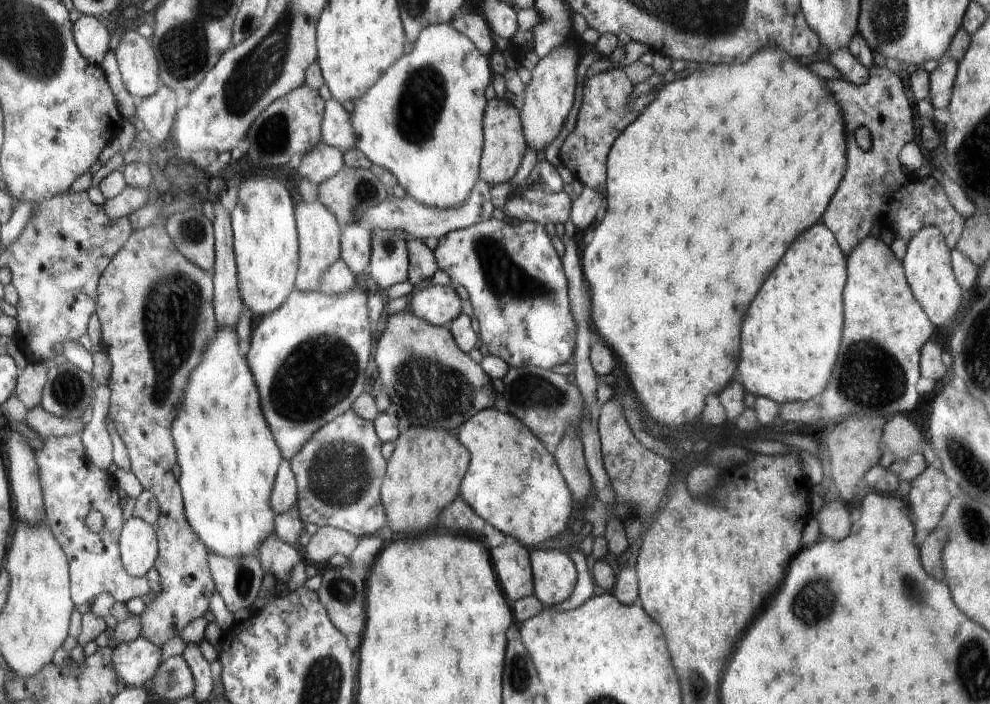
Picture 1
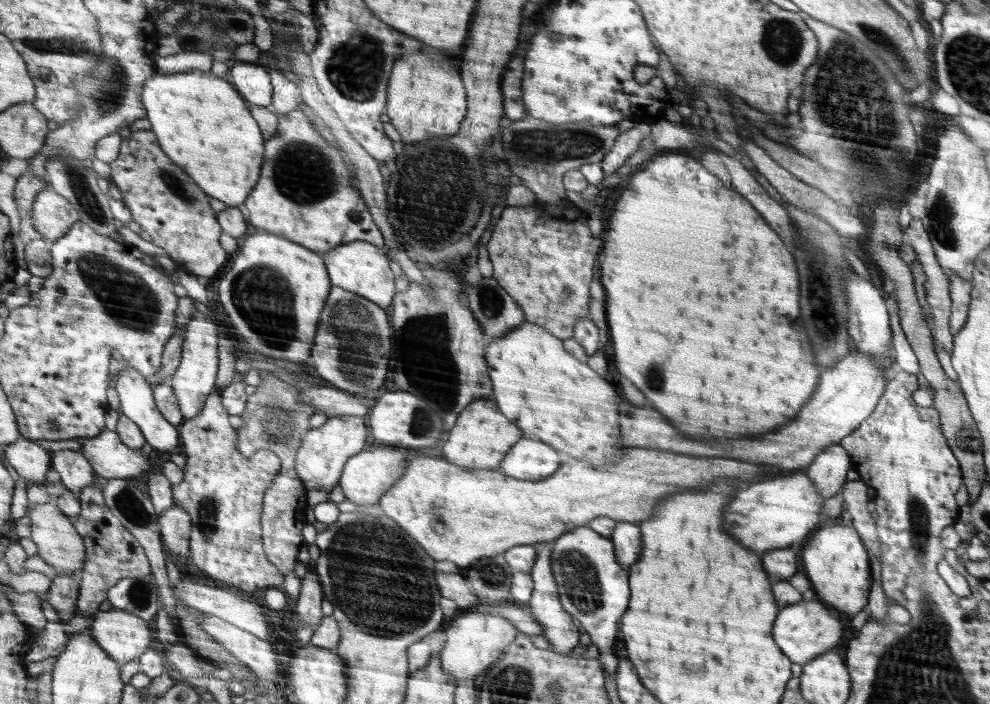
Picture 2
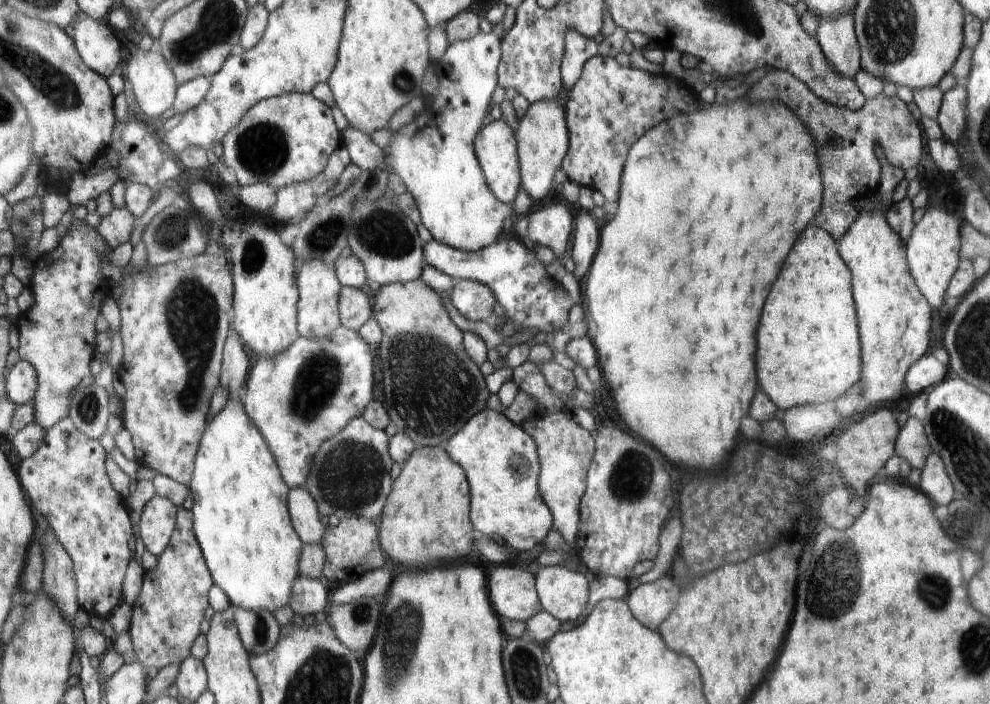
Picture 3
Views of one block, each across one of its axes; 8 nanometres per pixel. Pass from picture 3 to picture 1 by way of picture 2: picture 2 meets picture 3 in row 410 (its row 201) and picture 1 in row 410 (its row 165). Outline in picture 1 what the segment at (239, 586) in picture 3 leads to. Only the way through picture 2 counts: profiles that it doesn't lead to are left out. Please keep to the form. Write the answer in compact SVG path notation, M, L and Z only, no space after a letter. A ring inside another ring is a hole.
M219 326L220 334L216 336L216 342L206 350L202 364L192 372L192 382L188 384L188 392L184 396L184 404L180 406L180 416L176 418L174 425L176 446L179 451L179 465L181 466L181 486L183 487L184 500L187 502L188 520L195 526L196 532L203 538L204 544L208 546L210 552L226 558L236 558L239 556L259 556L260 549L264 542L274 534L275 510L271 506L271 496L274 492L275 481L277 480L279 465L282 464L282 451L275 441L274 432L271 430L267 417L263 413L262 396L258 396L258 383L255 375L252 374L251 367L248 366L247 358L240 356L238 352L238 336L234 326Z

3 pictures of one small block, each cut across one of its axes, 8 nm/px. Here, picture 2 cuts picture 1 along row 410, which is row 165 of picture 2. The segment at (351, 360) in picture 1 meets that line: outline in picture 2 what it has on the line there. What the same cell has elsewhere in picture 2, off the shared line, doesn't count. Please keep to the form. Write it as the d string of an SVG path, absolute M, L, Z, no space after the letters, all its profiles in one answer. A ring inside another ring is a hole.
M299 108L278 115L278 119L275 136L266 142L261 178L244 202L248 210L249 223L259 230L267 230L295 241L296 244L302 244L304 248L312 248L312 252L321 255L337 246L356 240L368 241L378 248L385 246L379 227L368 212L366 201L362 199L354 185L354 176L351 176L351 168L344 162L340 147L328 144Z

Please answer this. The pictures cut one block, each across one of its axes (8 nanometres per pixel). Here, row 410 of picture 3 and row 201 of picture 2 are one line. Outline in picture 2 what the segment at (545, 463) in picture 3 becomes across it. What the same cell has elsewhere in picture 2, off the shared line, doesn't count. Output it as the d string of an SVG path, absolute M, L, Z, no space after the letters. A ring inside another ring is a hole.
M538 201L535 205L519 208L506 206L487 243L490 262L494 267L493 278L498 280L504 291L515 298L520 309L526 314L527 322L546 328L548 333L555 334L563 341L574 336L577 320L588 316L588 286L596 262L596 256L588 250L590 242L592 234L586 224L586 218L572 204L568 206L560 201L552 204Z

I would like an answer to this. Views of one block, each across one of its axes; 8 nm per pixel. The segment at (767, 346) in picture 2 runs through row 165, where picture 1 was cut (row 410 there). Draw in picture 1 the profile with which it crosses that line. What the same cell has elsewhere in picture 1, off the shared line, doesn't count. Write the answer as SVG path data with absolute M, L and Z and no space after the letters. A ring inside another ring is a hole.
M768 48L768 50L762 50L760 54L752 54L752 58L748 58L748 62L744 64L734 64L734 66L728 66L728 64L714 64L710 66L708 70L694 70L688 78L684 80L678 80L678 82L672 82L672 84L661 83L660 90L656 90L656 102L652 102L652 106L648 106L648 110L644 109L644 114L640 114L634 122L631 122L627 126L626 132L622 134L612 145L610 156L607 158L607 186L606 190L606 216L604 220L600 222L600 226L596 230L592 230L594 236L588 242L586 248L584 248L584 254L582 254L582 270L588 283L589 295L591 300L591 324L594 330L598 331L598 334L604 340L604 342L610 346L612 352L617 357L618 362L622 360L626 368L622 368L623 372L628 373L629 384L632 385L634 392L637 394L637 400L640 402L643 410L646 410L656 423L668 428L680 428L682 424L694 424L694 420L698 420L702 408L704 408L704 398L708 394L718 394L734 376L736 372L736 364L738 364L738 350L740 350L740 326L742 326L742 318L744 318L744 312L748 308L748 304L752 302L752 298L756 296L756 290L762 286L762 282L768 278L768 274L776 268L776 264L780 262L780 258L786 254L788 246L804 232L808 230L812 224L816 224L820 220L820 216L824 214L826 206L830 204L834 192L838 190L838 184L842 181L844 176L844 168L846 168L846 135L844 128L842 128L843 116L840 116L839 102L834 100L834 96L830 94L828 86L826 86L826 80L820 78L818 74L814 74L812 70L804 68L802 64L798 64L794 58L790 58L784 50L780 48Z

